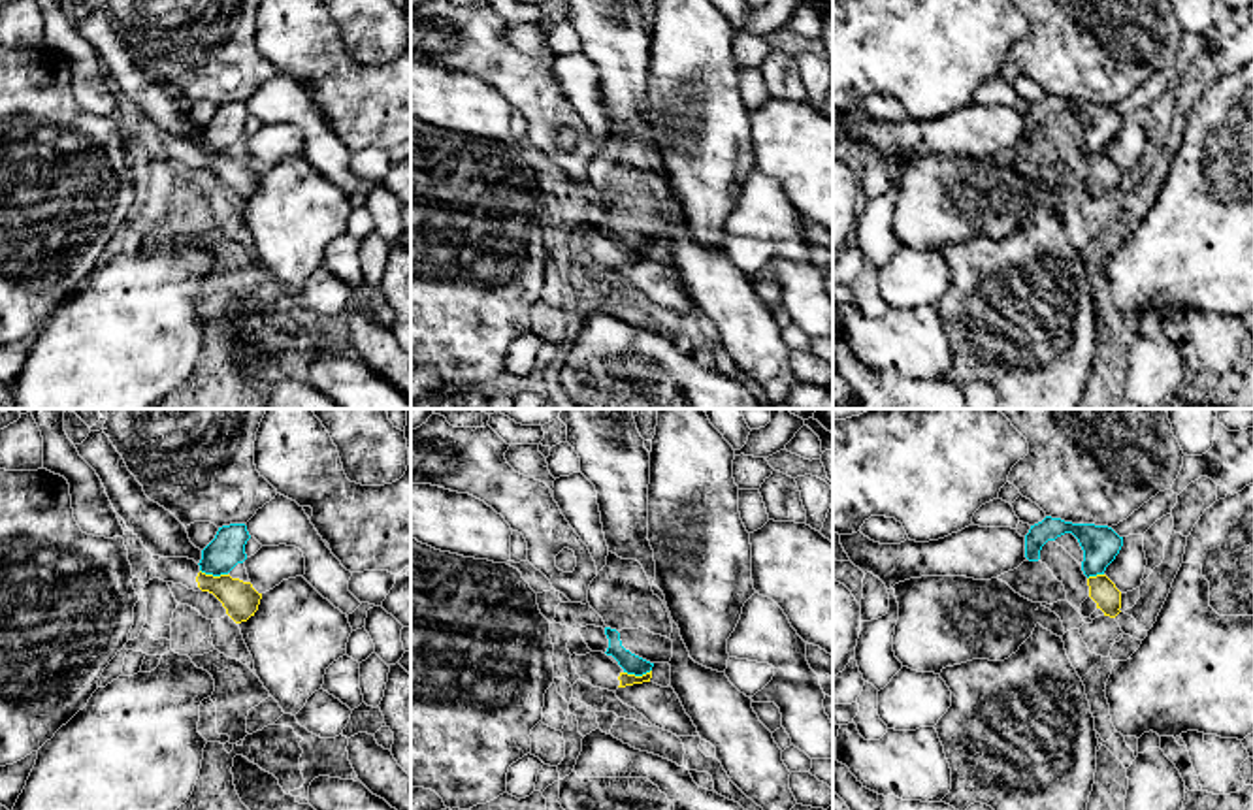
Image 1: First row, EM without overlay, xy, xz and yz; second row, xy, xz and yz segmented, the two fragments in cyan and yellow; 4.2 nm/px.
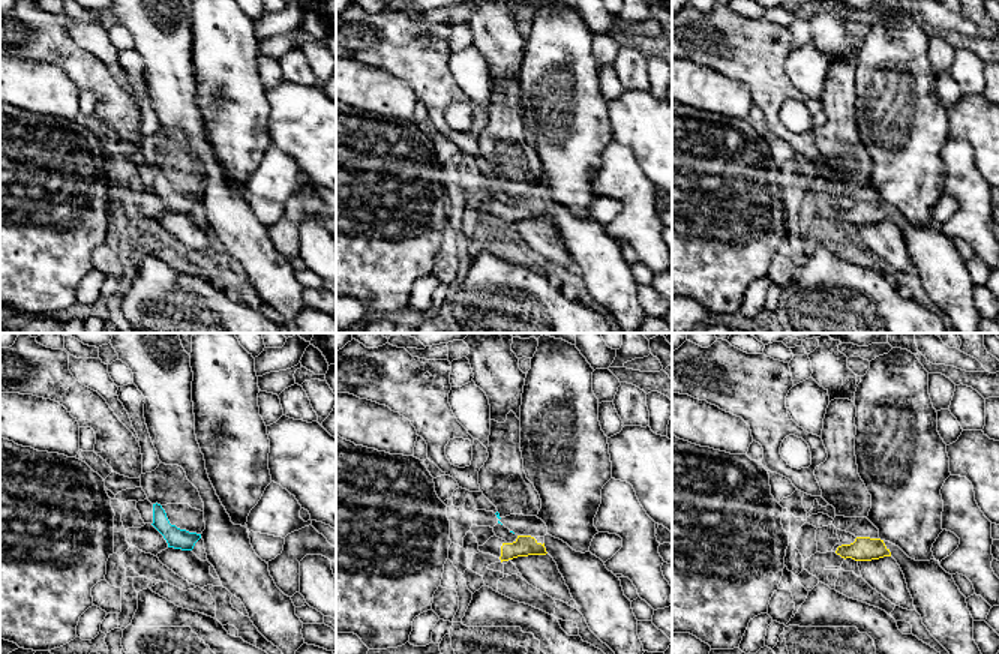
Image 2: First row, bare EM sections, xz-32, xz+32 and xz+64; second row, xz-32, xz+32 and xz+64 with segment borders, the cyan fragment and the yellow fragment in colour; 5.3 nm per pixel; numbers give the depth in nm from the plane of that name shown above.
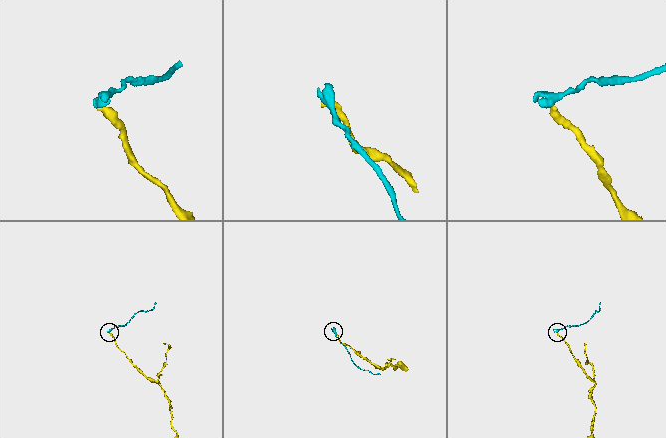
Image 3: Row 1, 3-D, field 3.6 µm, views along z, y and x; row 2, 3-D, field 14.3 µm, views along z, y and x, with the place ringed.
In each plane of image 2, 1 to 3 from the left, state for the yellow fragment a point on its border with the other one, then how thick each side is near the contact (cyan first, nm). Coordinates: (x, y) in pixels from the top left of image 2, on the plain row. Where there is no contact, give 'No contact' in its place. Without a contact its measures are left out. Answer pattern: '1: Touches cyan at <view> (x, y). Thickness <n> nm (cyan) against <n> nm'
1: No contact
2: No contact
3: No contact

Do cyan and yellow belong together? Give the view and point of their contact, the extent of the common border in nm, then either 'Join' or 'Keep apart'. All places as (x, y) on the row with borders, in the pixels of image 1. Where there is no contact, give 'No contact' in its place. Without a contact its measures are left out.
Touches cyan at xy (213, 575). Shared border 120 nm. Keep apart

